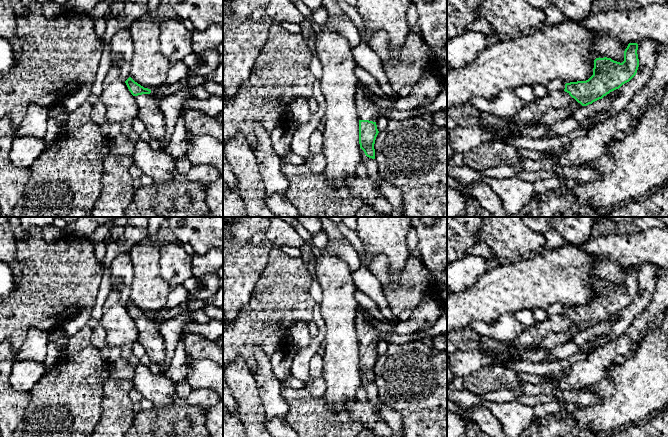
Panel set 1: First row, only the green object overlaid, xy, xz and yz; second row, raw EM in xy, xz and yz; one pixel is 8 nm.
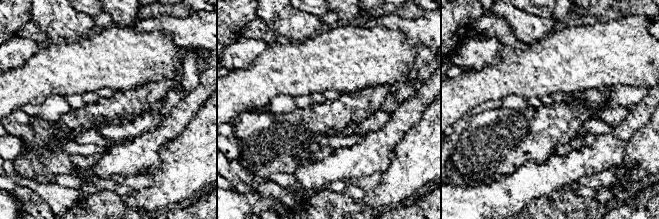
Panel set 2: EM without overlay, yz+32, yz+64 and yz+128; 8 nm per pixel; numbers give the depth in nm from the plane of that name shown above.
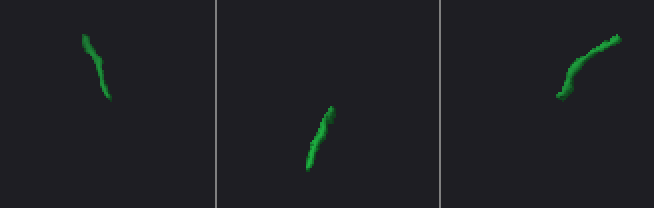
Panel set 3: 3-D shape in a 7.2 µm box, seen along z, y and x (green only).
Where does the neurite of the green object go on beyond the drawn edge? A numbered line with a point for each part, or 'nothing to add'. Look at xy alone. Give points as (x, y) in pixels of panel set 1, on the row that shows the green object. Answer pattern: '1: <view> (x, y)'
1: xy (149, 111)

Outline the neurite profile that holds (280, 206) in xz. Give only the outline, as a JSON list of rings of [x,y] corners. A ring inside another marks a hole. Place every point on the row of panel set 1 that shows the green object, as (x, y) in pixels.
[[[267,195],[265,202],[276,217],[301,217],[294,205],[281,195]]]

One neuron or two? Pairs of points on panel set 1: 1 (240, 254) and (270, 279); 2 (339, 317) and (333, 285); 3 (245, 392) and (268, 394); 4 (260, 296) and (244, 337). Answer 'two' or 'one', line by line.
1: two
2: one
3: two
4: one

